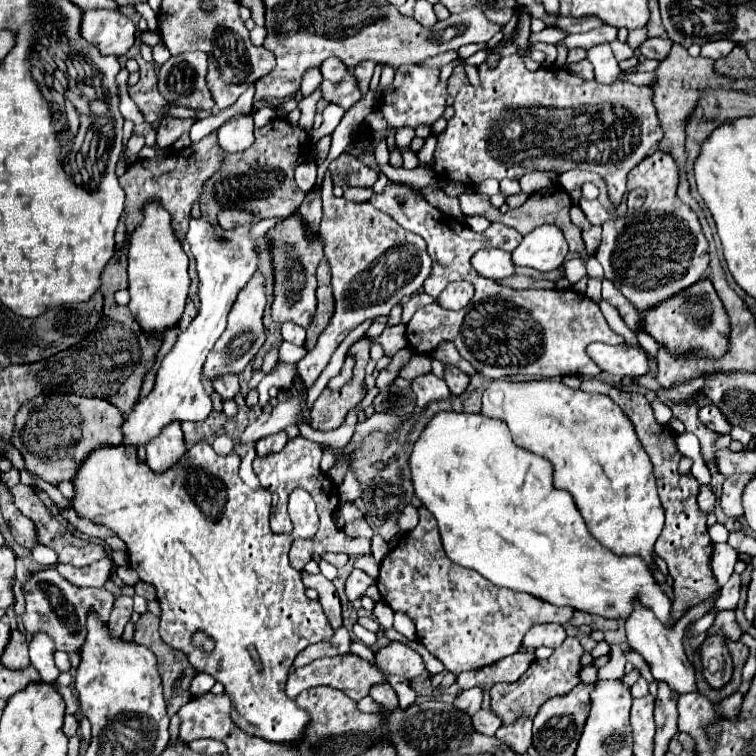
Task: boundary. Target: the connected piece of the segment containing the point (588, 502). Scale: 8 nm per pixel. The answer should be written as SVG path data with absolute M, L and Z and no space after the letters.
M497 379L487 385L481 401L481 413L505 421L513 435L513 441L519 447L529 449L535 455L541 455L553 463L555 487L571 493L581 517L585 519L587 529L603 547L611 549L615 555L639 555L647 563L649 571L655 573L657 565L653 561L653 545L661 535L665 517L657 495L653 463L649 461L649 455L643 451L643 445L635 435L631 419L627 419L627 415L613 399L599 393L585 393L581 389L573 391L555 379L523 383Z

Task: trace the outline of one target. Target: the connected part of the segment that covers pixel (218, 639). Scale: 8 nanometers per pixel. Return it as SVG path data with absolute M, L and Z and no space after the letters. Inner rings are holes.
M199 441L183 455L183 459L179 459L179 463L175 463L175 467L171 467L171 471L159 475L159 471L151 471L151 467L137 457L137 451L127 451L127 445L123 443L119 447L99 447L83 459L75 479L71 479L75 487L71 503L81 517L109 527L127 543L129 565L137 569L141 581L153 583L157 589L161 605L161 639L167 645L185 651L197 671L209 673L215 681L225 685L225 693L233 703L233 721L249 735L289 743L303 735L309 713L287 697L287 671L301 649L317 641L327 641L333 635L321 603L305 597L301 571L293 569L287 557L295 539L317 533L319 517L311 495L303 489L295 489L289 495L293 531L285 535L273 533L269 527L271 493L267 489L249 489L237 475L239 463L241 459L235 451L221 457L215 455L209 443ZM197 629L203 629L215 639L213 653L199 653L199 649L191 645L191 635ZM251 645L261 657L261 669L251 659Z

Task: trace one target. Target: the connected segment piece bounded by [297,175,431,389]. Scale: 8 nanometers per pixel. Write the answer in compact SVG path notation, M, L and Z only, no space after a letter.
M329 175L323 181L323 219L319 225L319 237L325 243L325 257L333 273L331 287L335 313L331 323L319 335L319 343L297 363L303 389L315 383L333 351L357 325L367 319L389 315L391 307L417 293L431 273L431 257L419 235L399 227L399 223L369 203L349 203L333 197Z

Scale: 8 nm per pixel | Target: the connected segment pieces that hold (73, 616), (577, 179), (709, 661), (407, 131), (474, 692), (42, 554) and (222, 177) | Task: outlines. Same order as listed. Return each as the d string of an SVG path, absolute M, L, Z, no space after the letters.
M43 569L29 577L25 585L25 615L23 627L29 635L45 633L55 641L57 651L79 651L85 641L85 617L89 609L95 609L103 621L109 619L113 607L113 595L107 589L79 589L63 579L55 569Z
M573 169L573 171L567 171L567 173L563 173L563 175L559 177L559 183L563 183L565 191L573 191L575 187L581 187L581 185L583 185L583 183L587 183L587 181L595 183L595 185L599 187L599 191L601 191L601 189L605 189L603 179L601 179L599 175L595 175L595 173L587 173L587 171Z
M715 635L715 637L705 639L701 647L703 675L711 687L723 687L731 679L731 673L733 673L733 663L723 643L725 643L725 637Z
M401 127L395 135L395 143L397 143L397 149L403 149L403 147L409 147L411 139L415 137L415 129L413 127Z
M473 687L473 689L467 689L463 691L455 701L453 705L459 707L461 711L465 711L467 715L475 715L481 707L481 701L483 701L483 689L481 687Z
M37 542L31 550L35 562L40 565L50 566L57 563L58 555L53 549Z
M273 119L265 127L255 129L255 143L245 151L225 155L223 167L203 185L203 219L217 223L217 215L223 209L249 211L261 219L291 215L305 197L305 193L293 181L293 171L297 163L307 159L307 145L307 131L289 125L285 119Z

